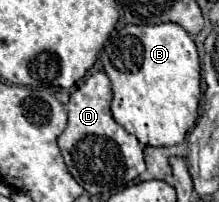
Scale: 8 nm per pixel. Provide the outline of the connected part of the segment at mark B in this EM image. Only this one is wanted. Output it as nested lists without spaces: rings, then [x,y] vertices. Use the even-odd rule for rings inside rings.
[[[172,22],[150,24],[150,26],[126,24],[122,30],[116,30],[110,36],[110,40],[106,42],[100,54],[100,60],[114,90],[114,100],[112,100],[114,120],[126,132],[134,134],[142,146],[174,146],[186,138],[188,130],[194,126],[198,118],[202,86],[200,86],[200,58],[196,44],[180,24],[172,24]]]

